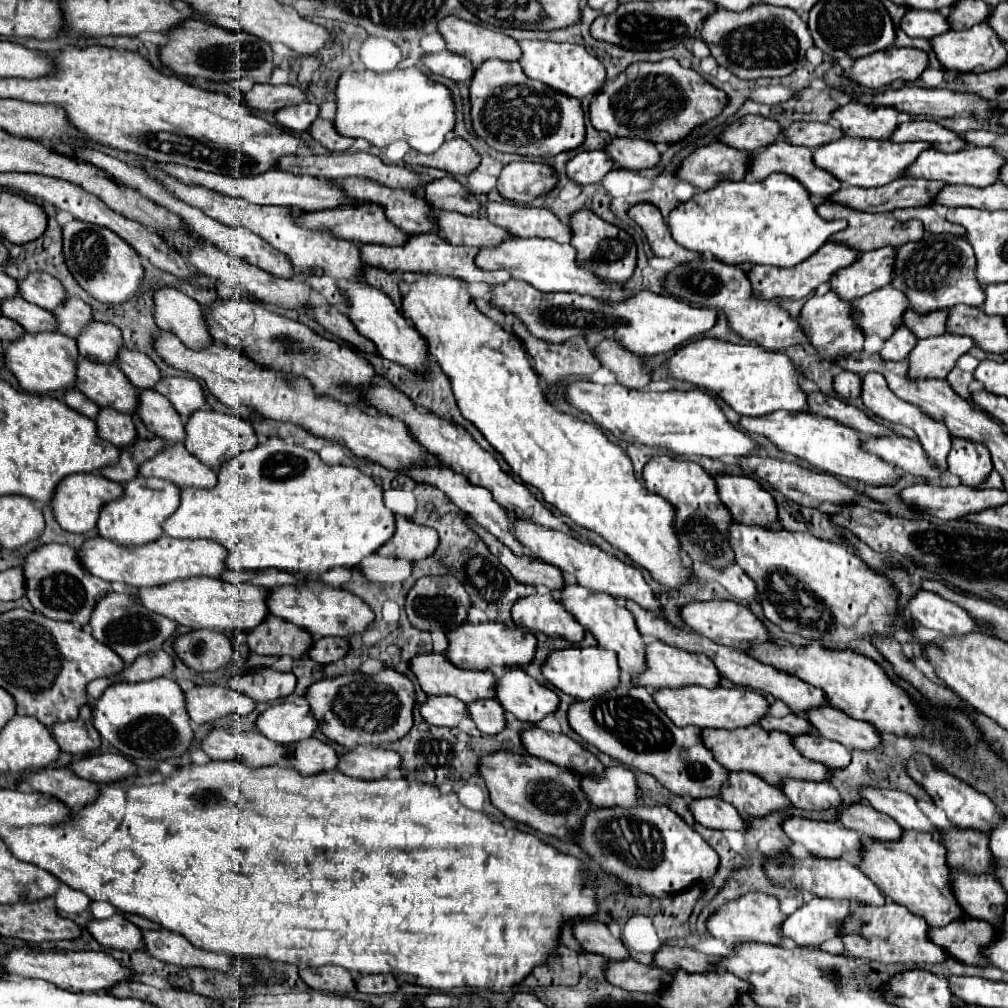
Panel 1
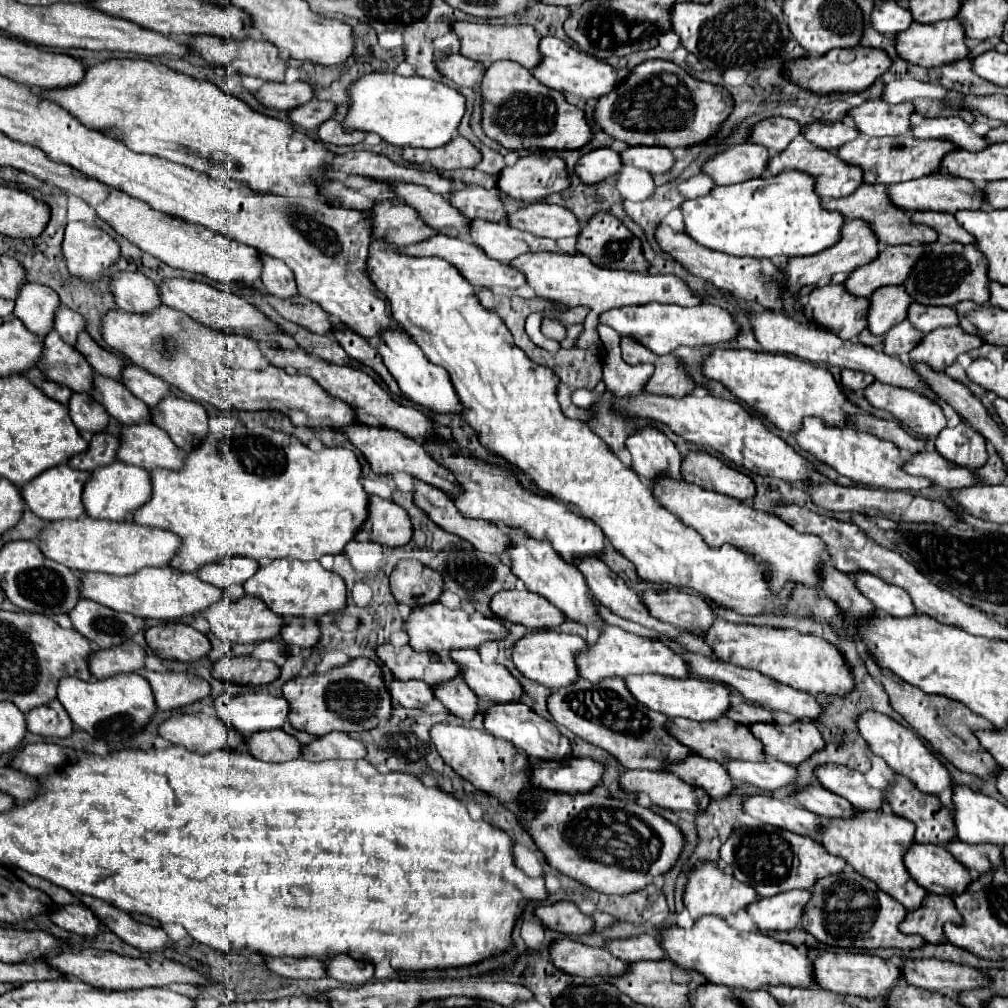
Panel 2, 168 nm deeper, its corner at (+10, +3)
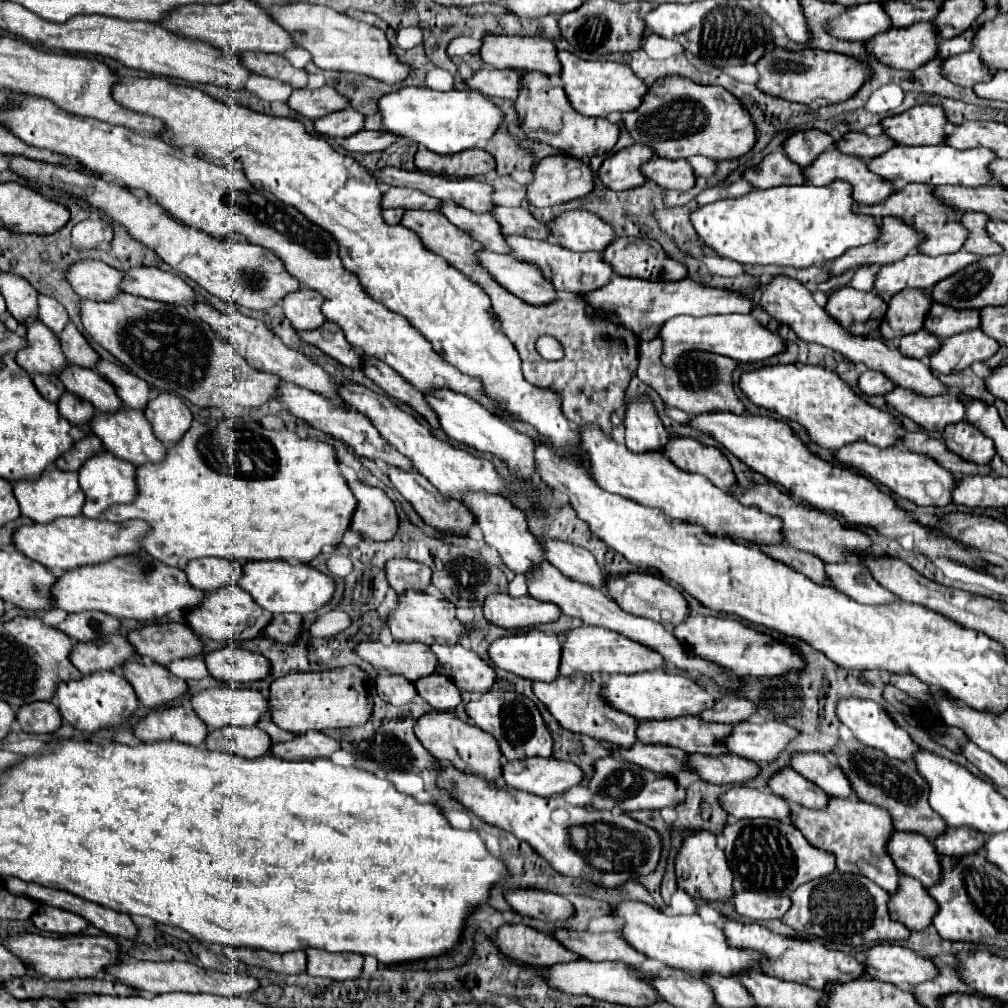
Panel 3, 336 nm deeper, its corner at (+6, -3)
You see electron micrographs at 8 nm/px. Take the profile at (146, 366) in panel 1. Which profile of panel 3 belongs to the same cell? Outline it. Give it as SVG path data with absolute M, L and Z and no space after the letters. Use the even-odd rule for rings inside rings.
M70 321L66 325L66 329L58 335L60 343L62 343L62 351L68 359L68 363L72 365L80 365L86 369L96 369L96 363L100 361L98 353L88 345L88 341L84 339L84 335L74 327L74 323Z

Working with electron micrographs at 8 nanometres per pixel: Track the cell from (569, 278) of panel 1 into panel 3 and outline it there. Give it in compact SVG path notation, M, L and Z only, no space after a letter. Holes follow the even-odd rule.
M614 275L612 283L606 283L604 287L598 287L596 291L590 291L588 295L582 295L582 299L598 311L616 311L620 319L624 321L624 327L628 327L632 333L640 337L640 333L646 327L662 325L666 319L674 315L692 315L692 317L704 317L704 315L720 315L720 313L750 313L752 303L738 293L726 291L726 289L712 289L704 287L692 279L680 279L672 283L664 281L644 281L644 279L628 279Z

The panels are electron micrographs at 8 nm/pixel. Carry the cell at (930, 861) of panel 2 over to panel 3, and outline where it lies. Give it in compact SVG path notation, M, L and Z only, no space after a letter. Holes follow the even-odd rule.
M896 831L888 843L888 851L900 873L918 879L926 889L940 883L942 863L934 845L924 835Z

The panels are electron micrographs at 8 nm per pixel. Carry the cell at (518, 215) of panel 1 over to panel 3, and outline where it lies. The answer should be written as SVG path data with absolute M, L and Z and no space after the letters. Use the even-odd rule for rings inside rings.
M574 209L558 215L548 223L550 237L570 251L604 251L616 237L600 217L590 211Z

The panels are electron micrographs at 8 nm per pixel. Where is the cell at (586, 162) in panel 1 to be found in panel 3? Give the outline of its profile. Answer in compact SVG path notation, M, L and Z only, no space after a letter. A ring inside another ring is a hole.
M634 143L632 147L626 147L606 157L598 169L598 177L612 191L640 187L646 181L646 177L640 173L640 163L648 161L650 157L652 157L650 147Z

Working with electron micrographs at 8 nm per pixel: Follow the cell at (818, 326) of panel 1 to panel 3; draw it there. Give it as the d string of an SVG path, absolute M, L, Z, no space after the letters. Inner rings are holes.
M842 287L828 297L824 309L852 335L868 335L878 329L886 313L886 301L874 293Z

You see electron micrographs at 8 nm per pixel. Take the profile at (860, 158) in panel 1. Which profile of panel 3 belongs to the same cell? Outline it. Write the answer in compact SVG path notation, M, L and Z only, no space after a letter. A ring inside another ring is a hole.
M894 145L888 149L884 155L878 155L876 159L868 161L868 169L882 179L888 179L892 183L924 183L930 187L938 185L986 185L990 183L990 173L988 173L988 163L996 155L990 149L968 149L960 151L948 145L932 145L932 147L904 147L904 145Z

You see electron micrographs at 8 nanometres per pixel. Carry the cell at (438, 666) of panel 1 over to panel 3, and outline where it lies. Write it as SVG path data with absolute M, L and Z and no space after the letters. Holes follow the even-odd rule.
M380 641L360 643L356 653L374 665L380 673L404 675L408 681L416 681L422 675L436 673L436 655L430 651L428 645L422 643L392 643L382 645Z

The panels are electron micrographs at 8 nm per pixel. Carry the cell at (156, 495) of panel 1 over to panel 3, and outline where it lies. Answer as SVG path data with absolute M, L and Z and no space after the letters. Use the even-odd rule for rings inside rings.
M108 451L102 455L96 455L94 459L88 459L84 467L78 471L80 475L80 487L86 495L86 505L82 513L86 517L102 517L104 511L108 511L112 505L120 503L132 503L138 495L138 485L136 485L136 467L132 463L126 463L118 457L112 457Z

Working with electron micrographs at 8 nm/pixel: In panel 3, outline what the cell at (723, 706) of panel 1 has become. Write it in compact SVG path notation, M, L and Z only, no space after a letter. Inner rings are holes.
M650 671L650 673L636 673L636 675L612 675L604 687L602 687L604 699L632 715L644 721L652 719L674 719L674 717L684 717L684 715L700 715L708 707L714 707L716 697L704 691L694 679L682 673L664 673L664 671Z

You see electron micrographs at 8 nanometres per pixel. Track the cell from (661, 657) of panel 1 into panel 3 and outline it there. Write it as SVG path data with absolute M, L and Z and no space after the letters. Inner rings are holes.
M580 627L574 629L570 633L566 633L564 637L564 645L562 645L562 663L560 663L560 673L562 675L576 675L582 673L584 679L590 681L592 673L604 673L604 675L614 675L614 673L624 673L624 675L634 675L640 671L658 671L658 669L666 669L666 661L662 655L658 655L656 651L624 637L618 635L614 631L608 631L604 627Z

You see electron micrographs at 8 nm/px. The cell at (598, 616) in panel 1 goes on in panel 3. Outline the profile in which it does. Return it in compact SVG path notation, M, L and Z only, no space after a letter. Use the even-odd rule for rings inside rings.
M478 491L478 493L468 493L464 497L464 503L474 511L476 523L480 525L486 543L500 553L504 565L510 571L514 571L518 575L526 575L528 571L532 571L532 567L538 567L540 563L546 561L544 549L540 547L538 539L528 529L526 513L520 511L518 507L514 507L508 499L504 499L500 495L488 495L484 491Z

